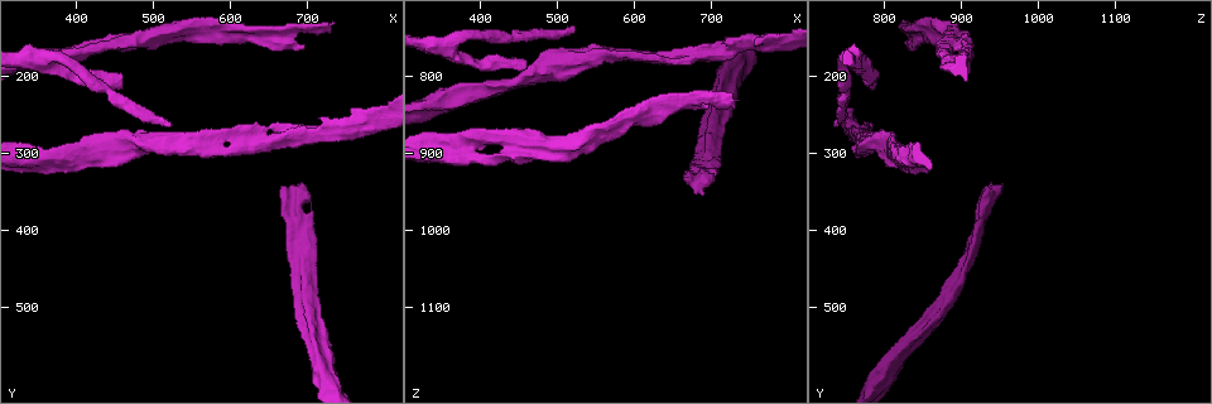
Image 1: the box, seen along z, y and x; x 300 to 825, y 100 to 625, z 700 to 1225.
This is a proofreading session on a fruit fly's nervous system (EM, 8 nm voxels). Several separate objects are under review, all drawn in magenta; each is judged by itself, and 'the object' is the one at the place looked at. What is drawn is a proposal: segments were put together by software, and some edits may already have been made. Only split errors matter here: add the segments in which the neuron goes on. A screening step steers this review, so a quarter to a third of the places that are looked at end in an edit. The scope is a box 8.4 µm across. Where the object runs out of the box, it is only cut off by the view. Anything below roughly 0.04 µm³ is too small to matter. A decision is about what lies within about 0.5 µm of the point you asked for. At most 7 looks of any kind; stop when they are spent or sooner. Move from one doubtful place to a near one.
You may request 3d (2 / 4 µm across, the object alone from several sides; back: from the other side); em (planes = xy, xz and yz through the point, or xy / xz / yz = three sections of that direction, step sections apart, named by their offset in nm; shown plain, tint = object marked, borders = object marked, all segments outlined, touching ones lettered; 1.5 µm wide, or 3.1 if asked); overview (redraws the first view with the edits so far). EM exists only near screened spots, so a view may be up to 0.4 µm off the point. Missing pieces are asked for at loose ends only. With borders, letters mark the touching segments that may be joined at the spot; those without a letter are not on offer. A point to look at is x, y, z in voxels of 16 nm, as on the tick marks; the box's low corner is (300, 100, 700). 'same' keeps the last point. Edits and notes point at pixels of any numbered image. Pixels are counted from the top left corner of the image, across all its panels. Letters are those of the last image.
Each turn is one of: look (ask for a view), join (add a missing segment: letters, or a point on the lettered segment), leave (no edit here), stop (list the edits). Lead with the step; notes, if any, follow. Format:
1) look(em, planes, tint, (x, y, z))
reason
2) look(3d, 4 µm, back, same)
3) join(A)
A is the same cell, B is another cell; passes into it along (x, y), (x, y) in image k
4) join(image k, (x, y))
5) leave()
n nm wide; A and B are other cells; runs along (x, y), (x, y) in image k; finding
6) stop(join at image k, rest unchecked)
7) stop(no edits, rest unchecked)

look(em, xy, step 8, tint, (770, 240, 745))
free end

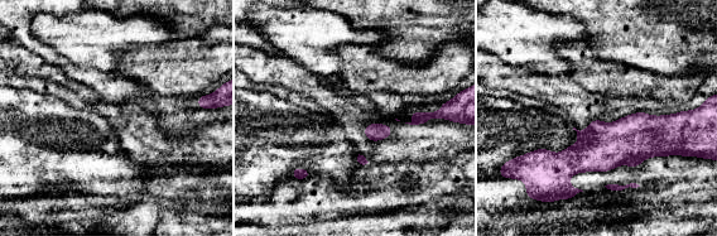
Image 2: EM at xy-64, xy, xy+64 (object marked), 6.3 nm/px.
look(em, planes, borders, same)
cut it another way

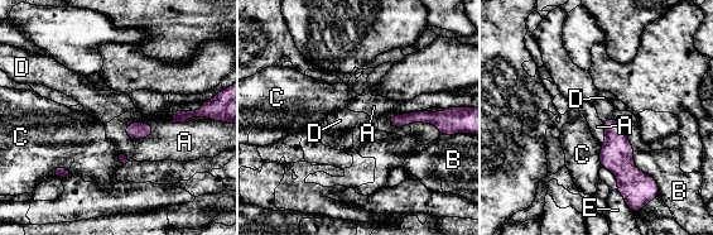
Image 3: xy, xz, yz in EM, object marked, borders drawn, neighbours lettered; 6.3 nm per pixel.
leave()
A, B, C, D and E are other cells; border along (611, 116), (603, 123) in image 3; no lettered segment goes on from it

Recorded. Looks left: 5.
look(em, planes, borders, (575, 155, 865))
branch stops here

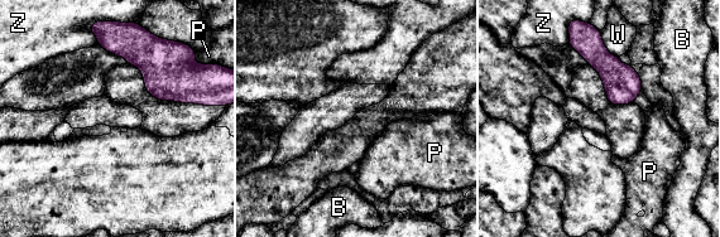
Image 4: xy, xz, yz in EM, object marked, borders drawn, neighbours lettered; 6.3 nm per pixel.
leave()
170 nm wide; B, P, W and Z are other cells; border along (197, 52), (193, 62), (204, 64) in image 4; none of them fits

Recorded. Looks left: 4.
look(em, planes, borders, (690, 340, 955))
long arm stops here

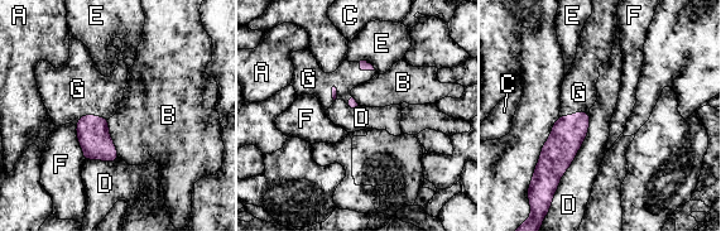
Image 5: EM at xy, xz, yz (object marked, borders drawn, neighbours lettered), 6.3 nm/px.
join(G)
G is the same cell, A, B, C, D, E and F are other cells; passes into it along (92, 133), (90, 114), (77, 88) in image 5; it goes on there

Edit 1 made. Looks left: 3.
stop(join at image 5, rest unchecked)

